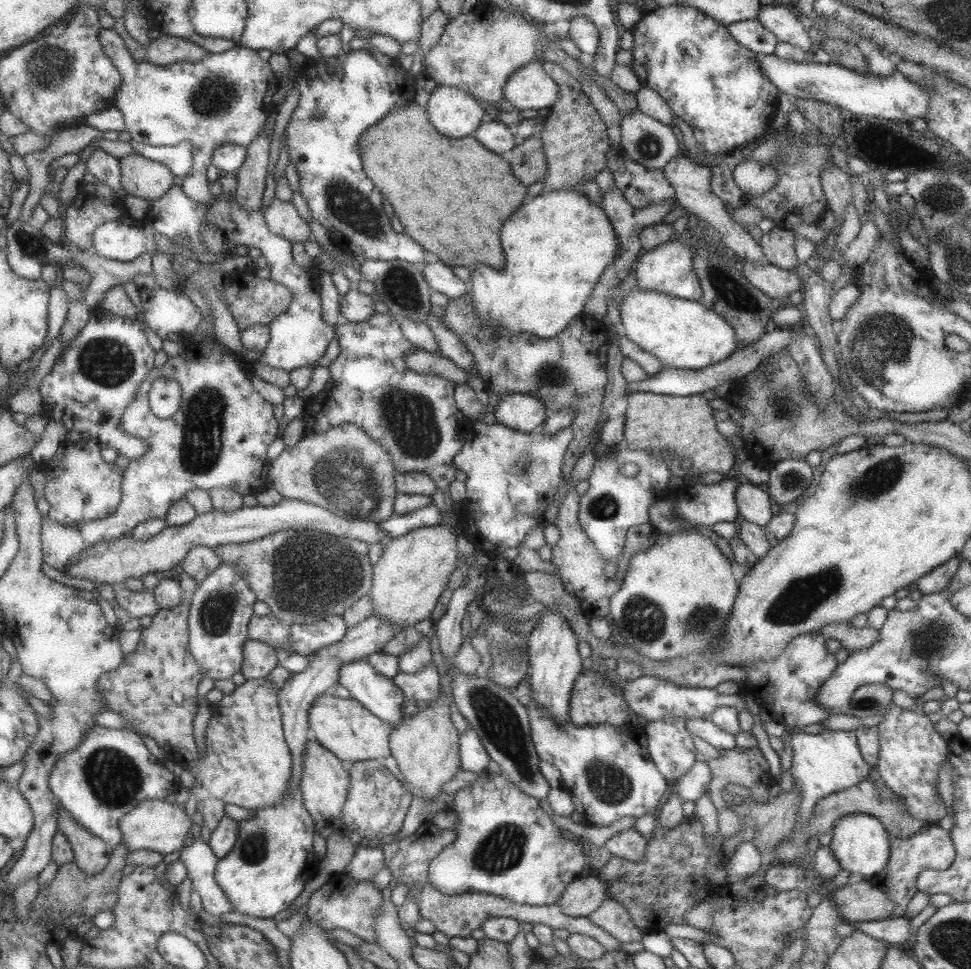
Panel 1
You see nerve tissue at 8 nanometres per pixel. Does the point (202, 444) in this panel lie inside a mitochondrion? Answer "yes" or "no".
yes

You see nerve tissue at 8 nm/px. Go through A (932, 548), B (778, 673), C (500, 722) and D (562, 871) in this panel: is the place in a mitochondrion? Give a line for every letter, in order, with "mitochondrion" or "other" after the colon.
A: other
B: other
C: mitochondrion
D: other

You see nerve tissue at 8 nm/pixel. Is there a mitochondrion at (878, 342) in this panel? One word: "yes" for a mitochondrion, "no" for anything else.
yes

